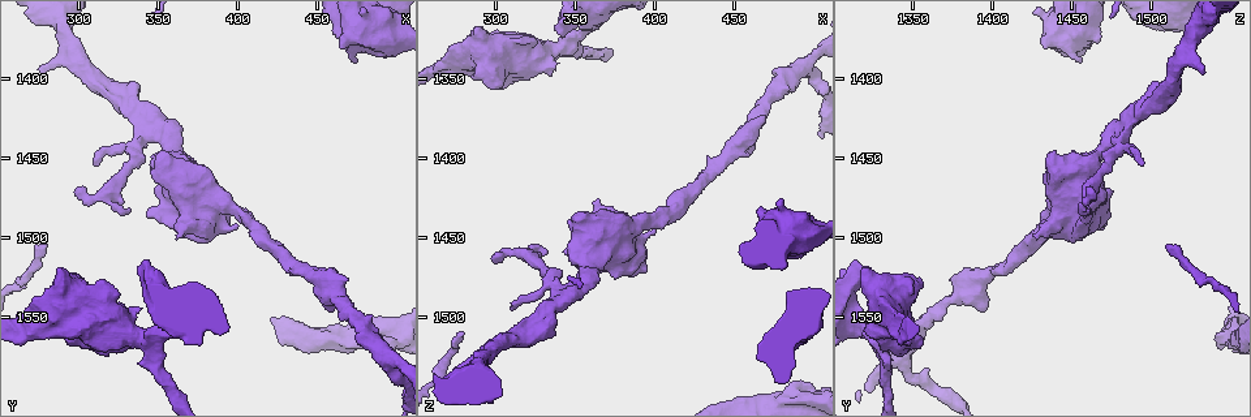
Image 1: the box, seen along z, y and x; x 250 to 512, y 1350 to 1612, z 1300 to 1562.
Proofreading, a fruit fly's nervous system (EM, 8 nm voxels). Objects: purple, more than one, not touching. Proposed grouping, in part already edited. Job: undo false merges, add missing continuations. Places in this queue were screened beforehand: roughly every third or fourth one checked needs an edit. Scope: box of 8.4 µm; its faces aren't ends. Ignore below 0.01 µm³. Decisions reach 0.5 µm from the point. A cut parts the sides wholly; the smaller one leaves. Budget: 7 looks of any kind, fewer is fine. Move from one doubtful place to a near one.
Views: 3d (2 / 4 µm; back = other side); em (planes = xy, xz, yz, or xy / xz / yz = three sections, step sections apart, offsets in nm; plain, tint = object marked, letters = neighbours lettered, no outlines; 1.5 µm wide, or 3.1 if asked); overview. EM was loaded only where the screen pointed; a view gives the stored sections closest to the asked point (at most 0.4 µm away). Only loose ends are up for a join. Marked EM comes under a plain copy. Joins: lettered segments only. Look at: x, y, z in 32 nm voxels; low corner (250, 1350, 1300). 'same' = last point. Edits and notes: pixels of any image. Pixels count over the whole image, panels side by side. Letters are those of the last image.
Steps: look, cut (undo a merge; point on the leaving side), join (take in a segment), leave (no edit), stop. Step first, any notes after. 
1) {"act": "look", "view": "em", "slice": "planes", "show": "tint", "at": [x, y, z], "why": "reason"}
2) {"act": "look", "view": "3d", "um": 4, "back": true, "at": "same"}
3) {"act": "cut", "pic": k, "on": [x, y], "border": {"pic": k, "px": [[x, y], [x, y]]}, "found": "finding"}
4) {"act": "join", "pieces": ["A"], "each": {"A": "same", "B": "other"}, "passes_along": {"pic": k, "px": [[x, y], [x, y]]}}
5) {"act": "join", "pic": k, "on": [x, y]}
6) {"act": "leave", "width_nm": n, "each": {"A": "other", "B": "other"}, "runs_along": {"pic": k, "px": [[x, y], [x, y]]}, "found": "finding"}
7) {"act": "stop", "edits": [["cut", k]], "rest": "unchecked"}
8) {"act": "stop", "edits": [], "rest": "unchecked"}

{"act": "look", "view": "3d", "um": 4, "at": [342, 1564, 1330]}

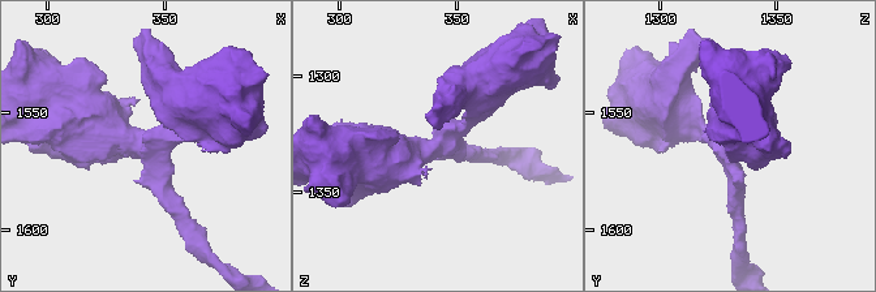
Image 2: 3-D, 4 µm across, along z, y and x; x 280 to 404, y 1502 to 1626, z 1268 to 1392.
{"act": "look", "view": "em", "slice": "xy", "step": 8, "show": "tint", "at": [343, 1563, 1329], "arms": 3, "arm_widths_nm": [220, 240, 650], "why": "now the EM"}

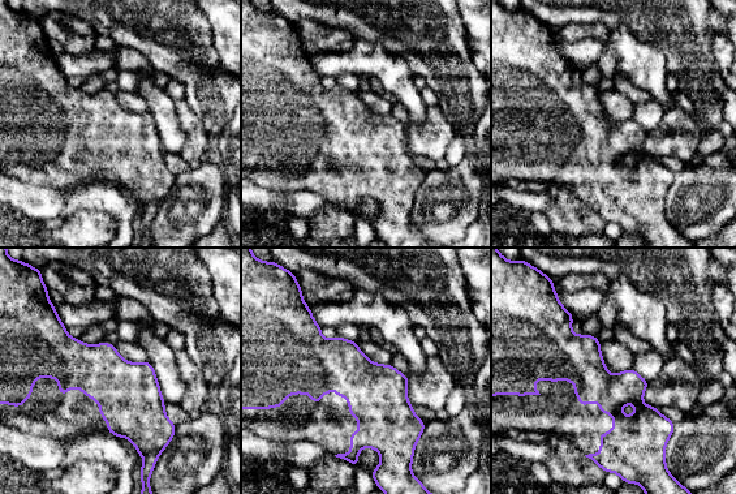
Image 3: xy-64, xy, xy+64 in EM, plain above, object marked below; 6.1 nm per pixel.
{"act": "look", "view": "em", "slice": "yz", "step": 8, "show": "letters", "at": "same"}

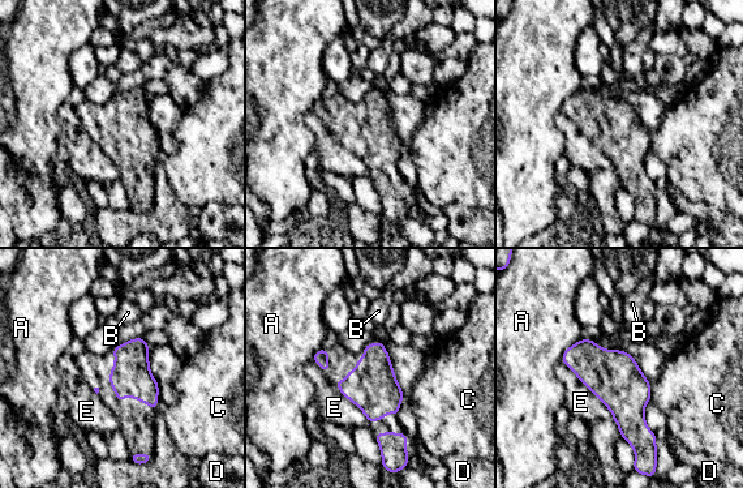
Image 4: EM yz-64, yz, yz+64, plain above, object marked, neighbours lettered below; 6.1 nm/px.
{"act": "leave", "longest_contact_nm": ["E", 480], "each": {"A": "other", "B": "other", "C": "other", "D": "other", "E": "other"}, "found": "continuous, no second neuron"}

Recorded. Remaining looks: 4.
{"act": "look", "view": "em", "slice": "planes", "show": "letters", "at": [342, 1486, 1458], "why": "an open end"}

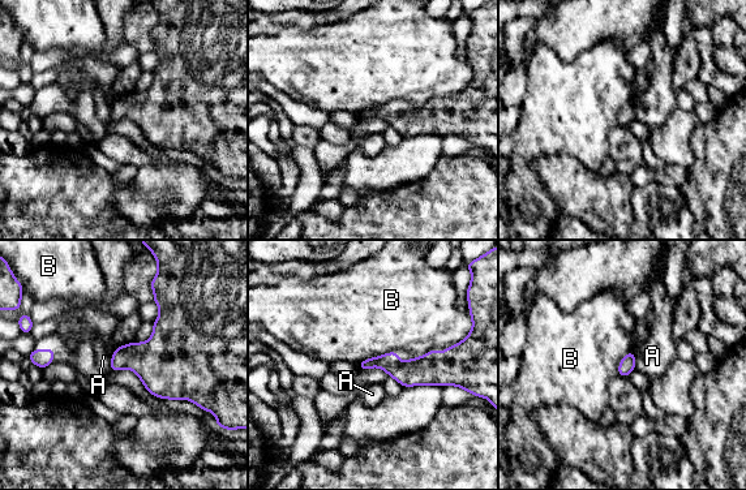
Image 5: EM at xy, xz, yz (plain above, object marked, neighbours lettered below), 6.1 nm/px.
{"act": "leave", "each": {"A": "other", "B": "other"}, "border": {"pic": 5, "px": [[631, 349], [621, 360], [617, 374]]}, "found": "none of them fits"}

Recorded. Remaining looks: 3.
{"act": "look", "view": "em", "slice": "planes", "show": "letters", "at": [400, 1490, 1446], "why": "branch stops here"}

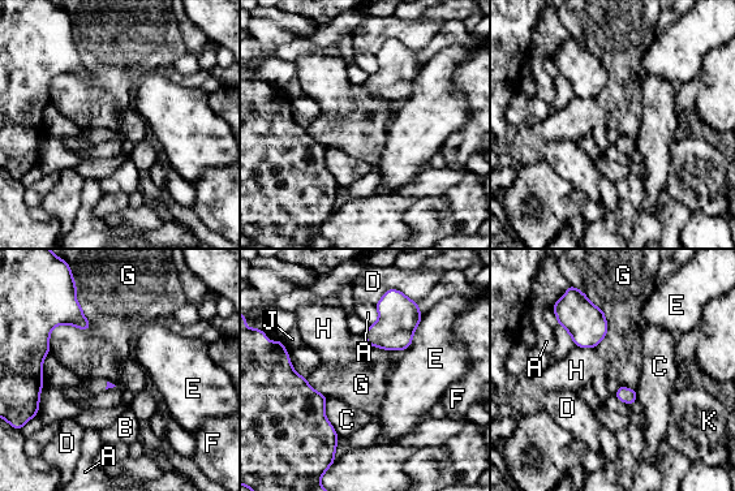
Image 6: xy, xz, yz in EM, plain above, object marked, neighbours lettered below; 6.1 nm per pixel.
{"act": "leave", "each": {"A": "other", "B": "other", "C": "other", "D": "other", "E": "other", "F": "other", "G": "other", "H": "other", "J": "other", "K": "other"}, "border": {"pic": 6, "px": [[584, 292], [607, 326], [596, 347]]}, "found": "none of them fits"}

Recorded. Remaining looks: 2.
{"act": "stop", "edits": [], "rest": "unchecked"}

